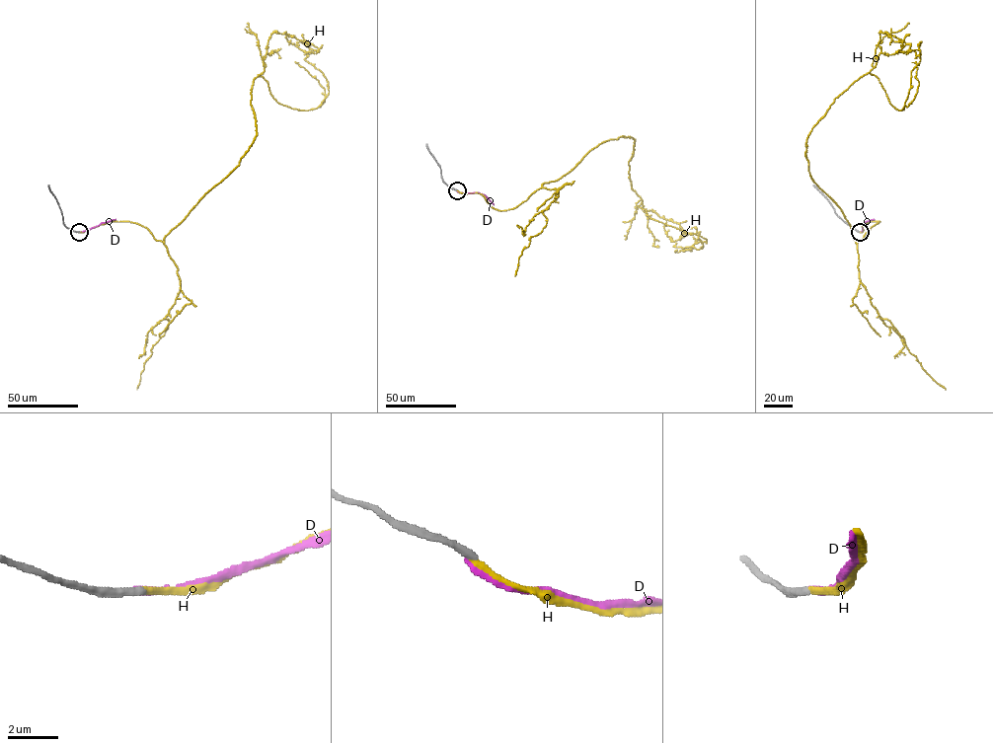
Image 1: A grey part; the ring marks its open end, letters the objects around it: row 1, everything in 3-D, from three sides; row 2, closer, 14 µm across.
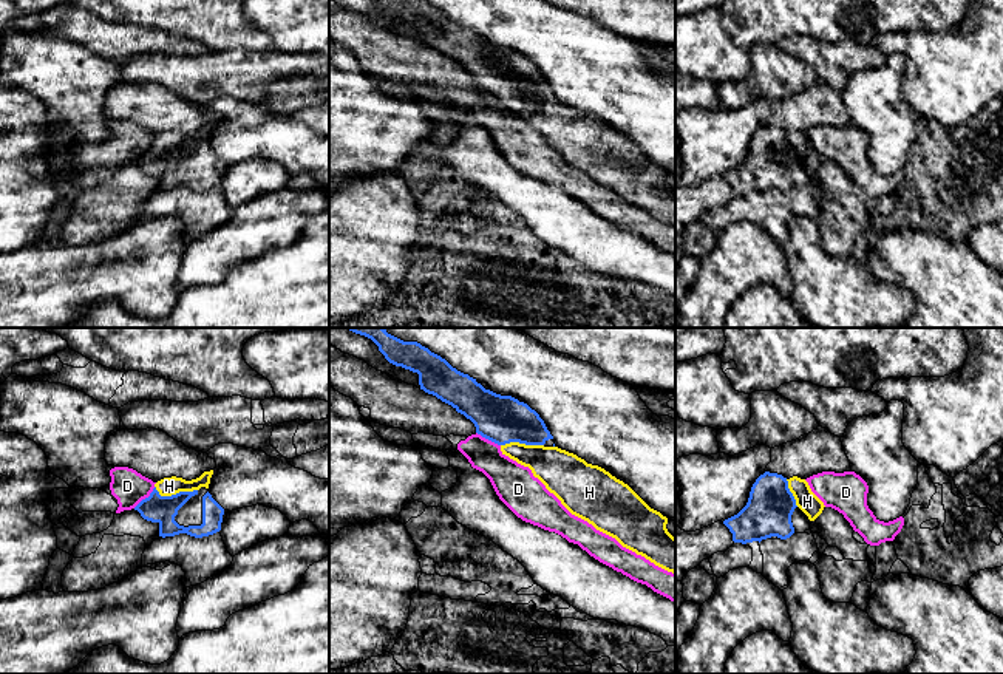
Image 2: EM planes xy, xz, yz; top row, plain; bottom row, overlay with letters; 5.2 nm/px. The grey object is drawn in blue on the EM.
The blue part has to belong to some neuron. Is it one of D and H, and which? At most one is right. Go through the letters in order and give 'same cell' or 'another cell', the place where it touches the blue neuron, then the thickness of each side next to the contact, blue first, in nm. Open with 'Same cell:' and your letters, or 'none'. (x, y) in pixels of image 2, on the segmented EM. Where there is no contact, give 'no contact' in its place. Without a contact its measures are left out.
Same cell: H
D: another cell; meets blue in xy at (146, 498); 140 nm thick on the blue side, 180 nm on the other
H: same cell; meets blue in xy at (175, 495); 140 nm thick on the blue side, 100 nm on the other

